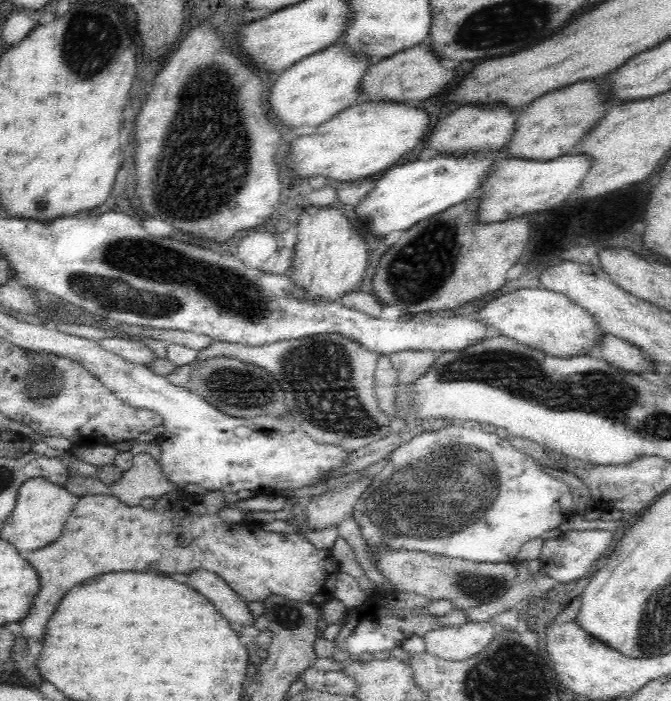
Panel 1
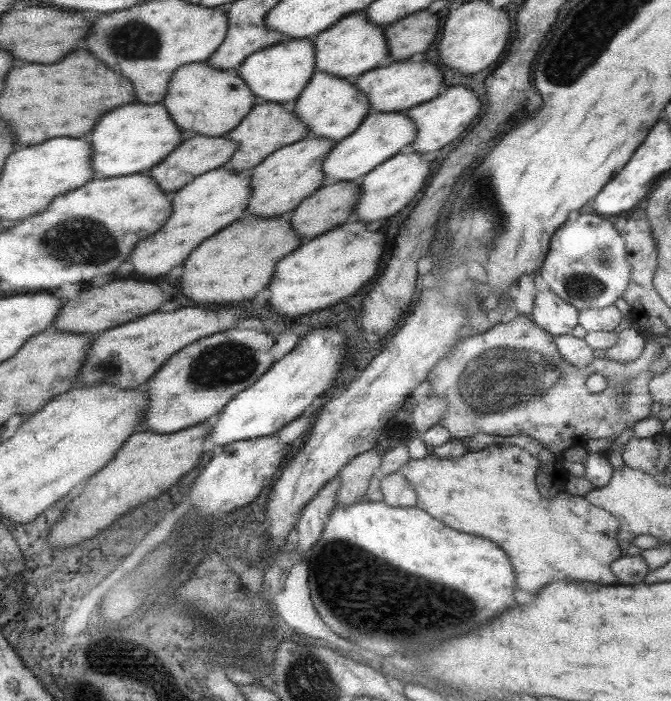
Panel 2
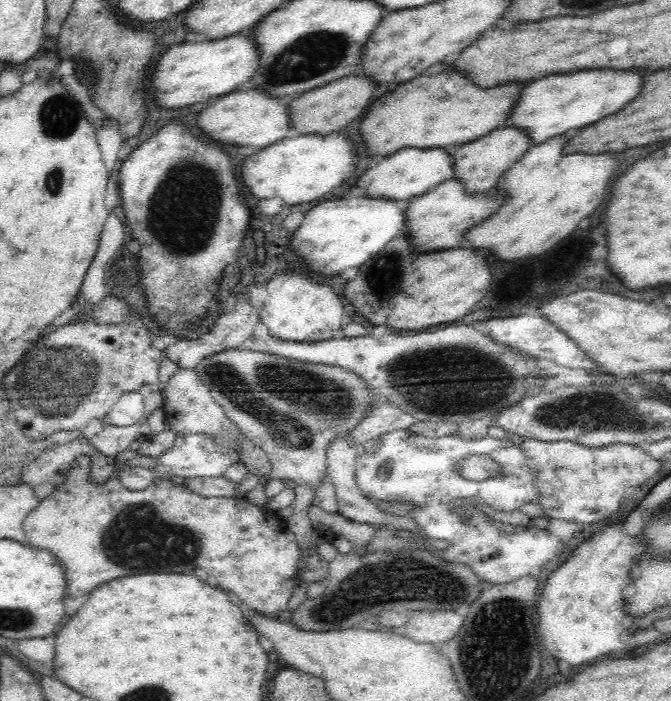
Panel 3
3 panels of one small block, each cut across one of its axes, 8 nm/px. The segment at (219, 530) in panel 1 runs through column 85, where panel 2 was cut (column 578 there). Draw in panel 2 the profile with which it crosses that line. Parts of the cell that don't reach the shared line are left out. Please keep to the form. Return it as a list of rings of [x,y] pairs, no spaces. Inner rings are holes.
[[[490,445],[479,451],[467,451],[458,458],[441,459],[430,455],[418,460],[410,459],[399,472],[417,494],[416,508],[453,530],[493,540],[509,556],[516,589],[537,594],[537,590],[547,582],[561,580],[617,584],[618,579],[609,568],[611,562],[621,556],[617,542],[617,518],[592,506],[584,497],[569,494],[566,490],[553,498],[543,498],[534,484],[538,469],[537,458],[527,450],[517,446]]]

